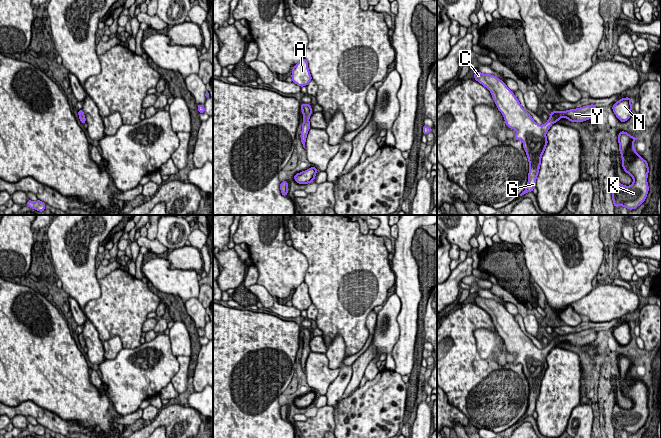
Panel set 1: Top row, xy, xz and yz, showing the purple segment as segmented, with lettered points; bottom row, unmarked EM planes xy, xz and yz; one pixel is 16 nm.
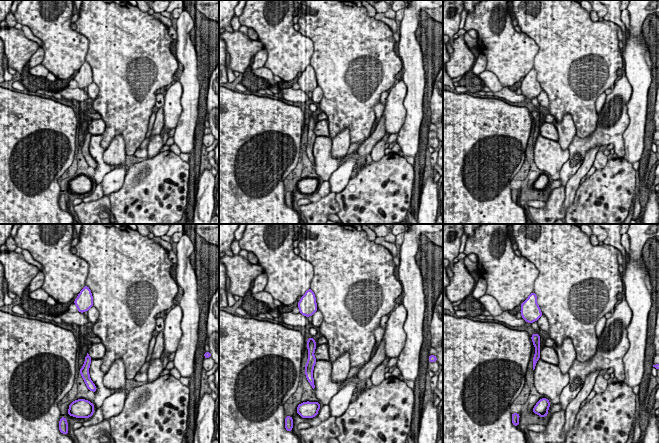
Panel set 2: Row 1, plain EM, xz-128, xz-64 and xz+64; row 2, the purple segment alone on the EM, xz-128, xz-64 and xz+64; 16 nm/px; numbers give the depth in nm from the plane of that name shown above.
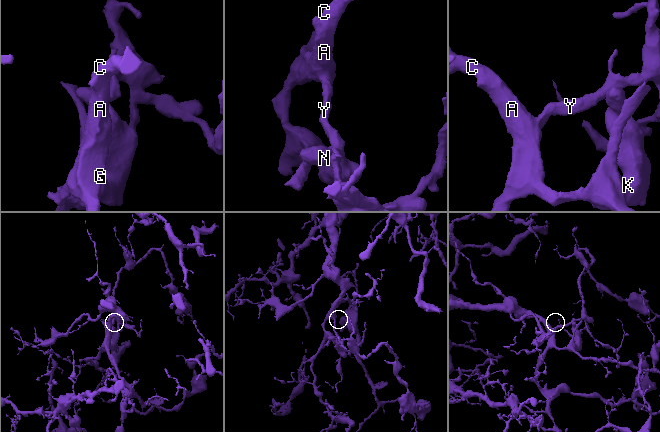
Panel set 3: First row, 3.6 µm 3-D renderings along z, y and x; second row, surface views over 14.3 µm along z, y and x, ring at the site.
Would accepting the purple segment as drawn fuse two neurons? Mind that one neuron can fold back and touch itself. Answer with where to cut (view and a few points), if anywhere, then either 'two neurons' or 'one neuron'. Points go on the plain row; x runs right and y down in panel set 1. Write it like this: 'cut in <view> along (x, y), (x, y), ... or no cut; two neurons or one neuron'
no cut; one neuron

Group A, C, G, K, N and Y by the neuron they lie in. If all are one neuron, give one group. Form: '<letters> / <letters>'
A C G K N Y

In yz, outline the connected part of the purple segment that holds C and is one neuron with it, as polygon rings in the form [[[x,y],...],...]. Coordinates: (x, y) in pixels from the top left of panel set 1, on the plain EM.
[[[479,295],[474,297],[474,302],[491,316],[498,334],[504,340],[507,351],[516,354],[514,363],[523,366],[523,372],[529,385],[529,398],[526,413],[520,420],[527,416],[532,416],[536,411],[541,381],[548,367],[546,357],[551,349],[563,341],[570,346],[589,344],[596,339],[597,331],[591,328],[563,336],[553,335],[550,337],[548,345],[543,349],[539,349],[524,334],[514,317],[499,302],[494,299],[483,298]]]

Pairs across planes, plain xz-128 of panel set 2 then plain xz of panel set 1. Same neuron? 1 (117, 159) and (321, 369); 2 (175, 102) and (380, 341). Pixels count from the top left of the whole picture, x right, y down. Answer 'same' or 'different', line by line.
1: different
2: same

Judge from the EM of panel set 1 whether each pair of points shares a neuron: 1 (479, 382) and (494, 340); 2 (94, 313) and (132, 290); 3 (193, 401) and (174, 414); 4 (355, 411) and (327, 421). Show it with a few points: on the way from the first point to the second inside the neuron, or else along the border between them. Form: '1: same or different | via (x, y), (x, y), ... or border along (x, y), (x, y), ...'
1: different | border along (474, 337), (482, 358), (498, 347), (506, 363)
2: same | via (103, 313), (109, 313), (123, 299)
3: different | border along (189, 405), (202, 416)
4: different | border along (335, 408), (334, 427)

